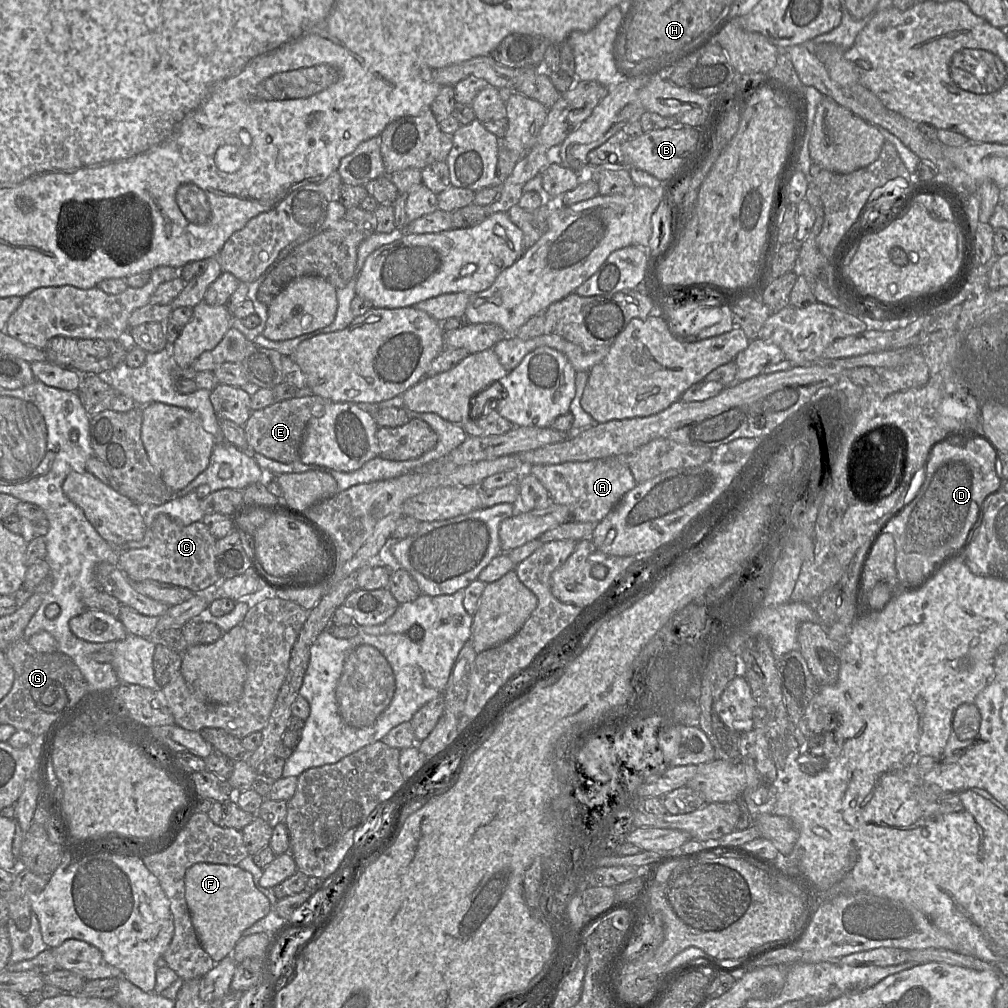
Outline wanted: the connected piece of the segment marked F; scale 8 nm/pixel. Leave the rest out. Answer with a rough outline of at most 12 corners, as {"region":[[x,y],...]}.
{"region":[[196,863],[184,884],[215,963],[272,909],[238,865]]}

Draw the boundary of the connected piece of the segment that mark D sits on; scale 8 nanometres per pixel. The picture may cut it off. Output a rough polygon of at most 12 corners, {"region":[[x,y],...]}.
{"region":[[984,437],[933,445],[859,587],[920,586],[1001,489]]}

